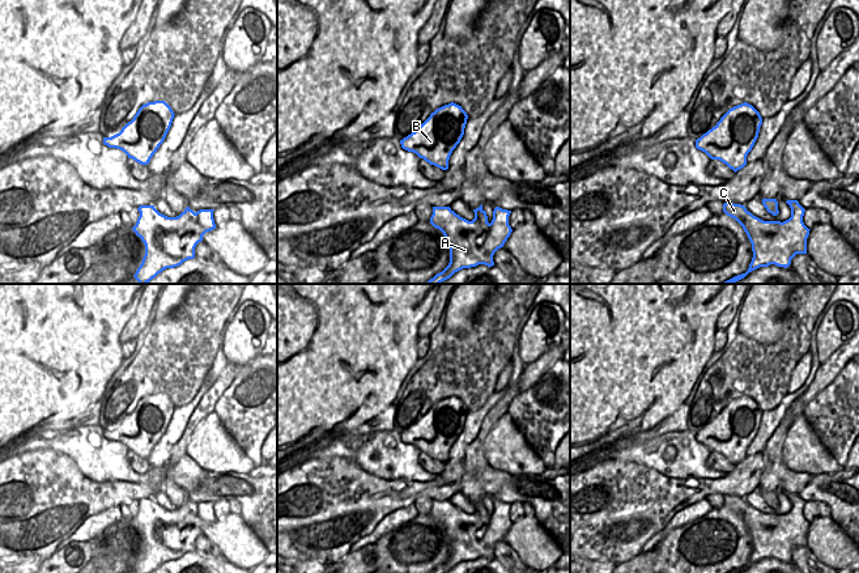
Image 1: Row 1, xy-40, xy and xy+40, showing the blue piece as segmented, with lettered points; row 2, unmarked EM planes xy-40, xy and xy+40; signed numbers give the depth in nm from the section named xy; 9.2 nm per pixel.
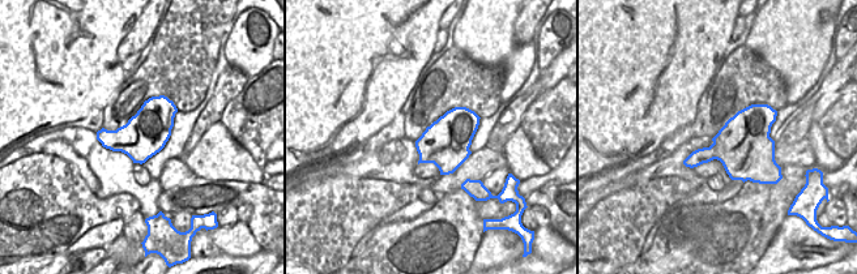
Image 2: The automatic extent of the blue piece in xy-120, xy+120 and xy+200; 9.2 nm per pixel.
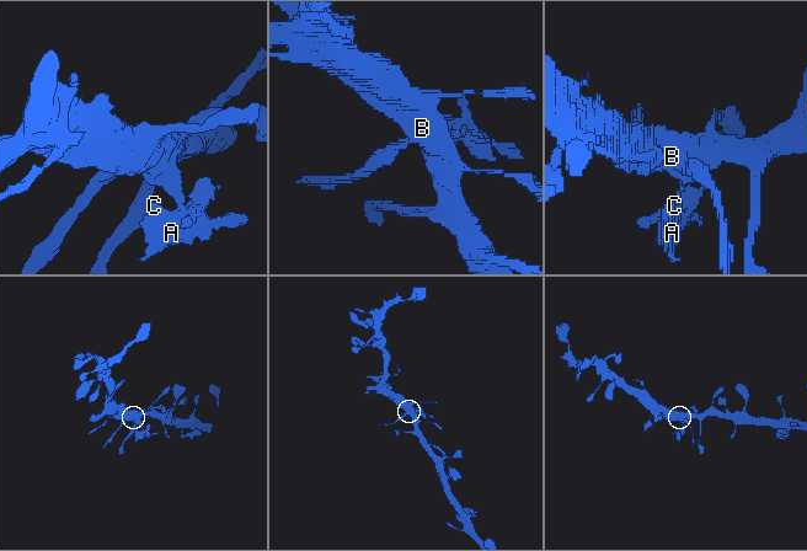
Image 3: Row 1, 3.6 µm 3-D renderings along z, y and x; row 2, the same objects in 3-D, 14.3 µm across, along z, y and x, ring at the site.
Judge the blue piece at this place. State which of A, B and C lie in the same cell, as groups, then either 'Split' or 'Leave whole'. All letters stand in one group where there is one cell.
Groups: A C / B. Split

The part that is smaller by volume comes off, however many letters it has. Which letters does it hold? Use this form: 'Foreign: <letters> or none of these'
Foreign: A, C

